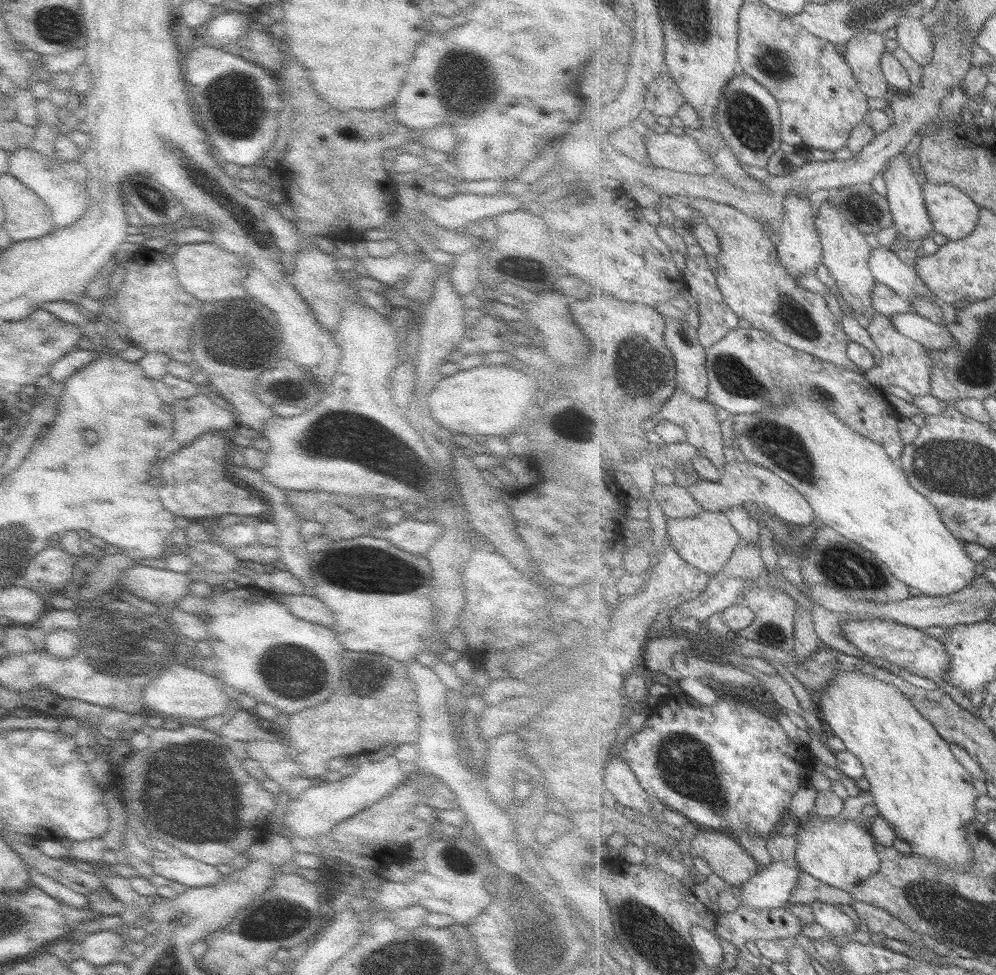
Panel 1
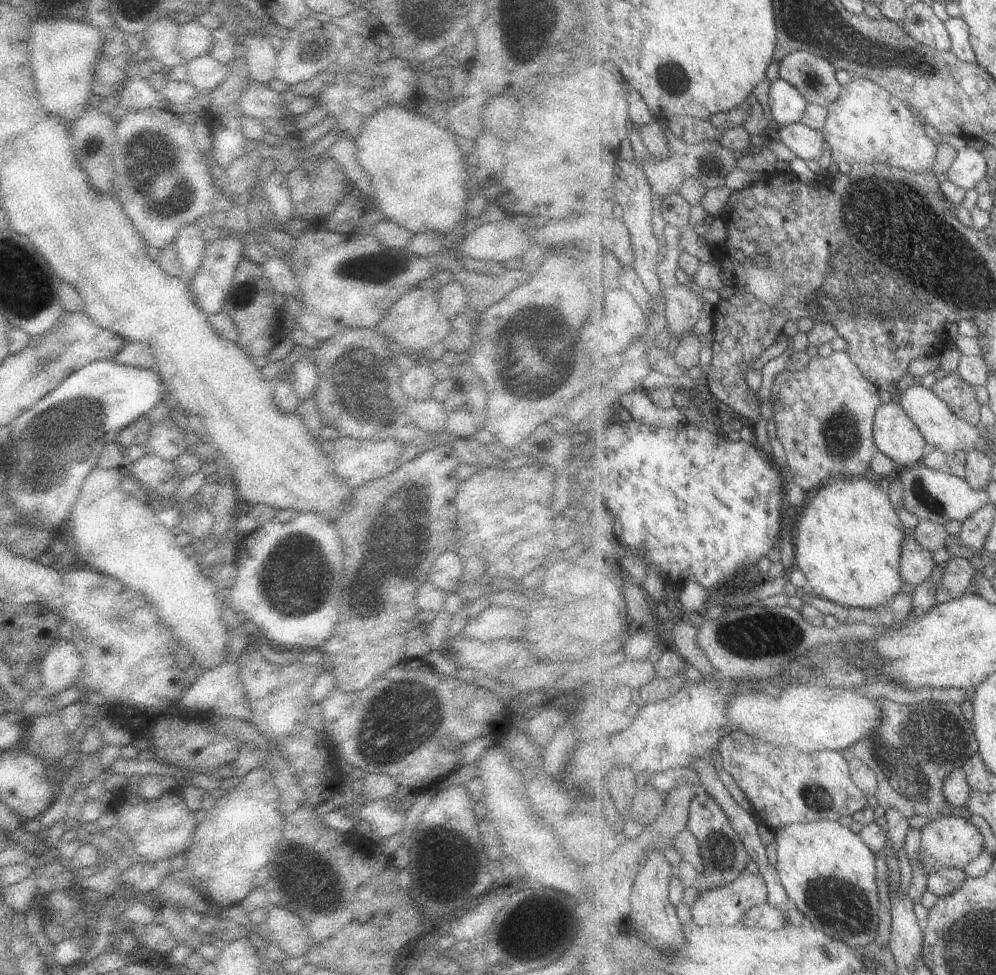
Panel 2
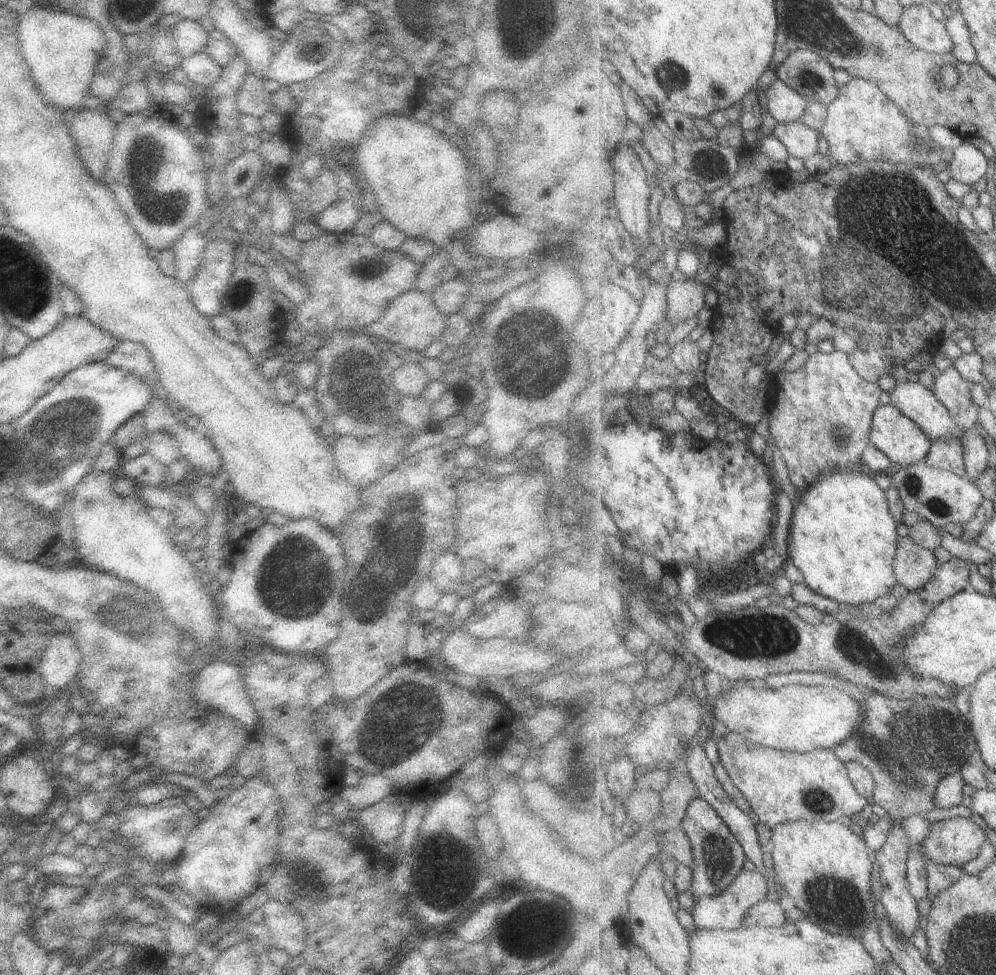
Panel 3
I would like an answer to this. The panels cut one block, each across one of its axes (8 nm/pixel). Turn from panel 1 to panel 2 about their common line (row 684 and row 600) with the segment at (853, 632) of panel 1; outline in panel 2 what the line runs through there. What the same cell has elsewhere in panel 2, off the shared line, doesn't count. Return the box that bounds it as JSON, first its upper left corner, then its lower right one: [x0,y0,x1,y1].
[935,557,977,603]

